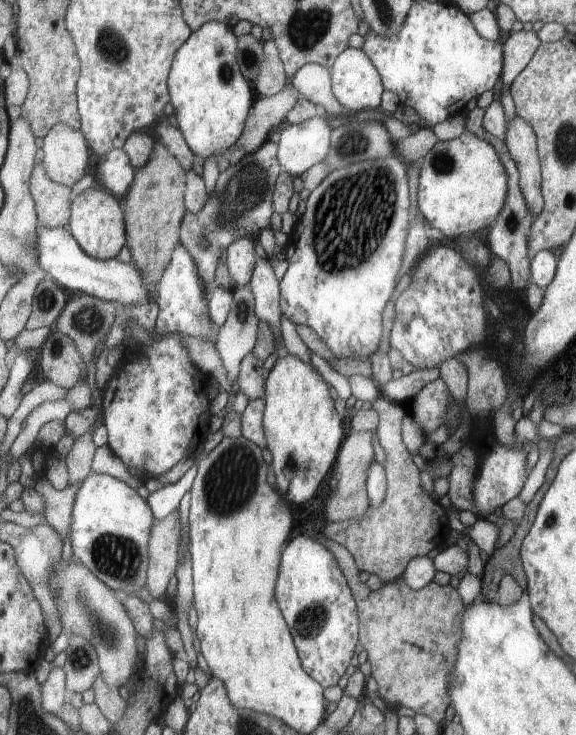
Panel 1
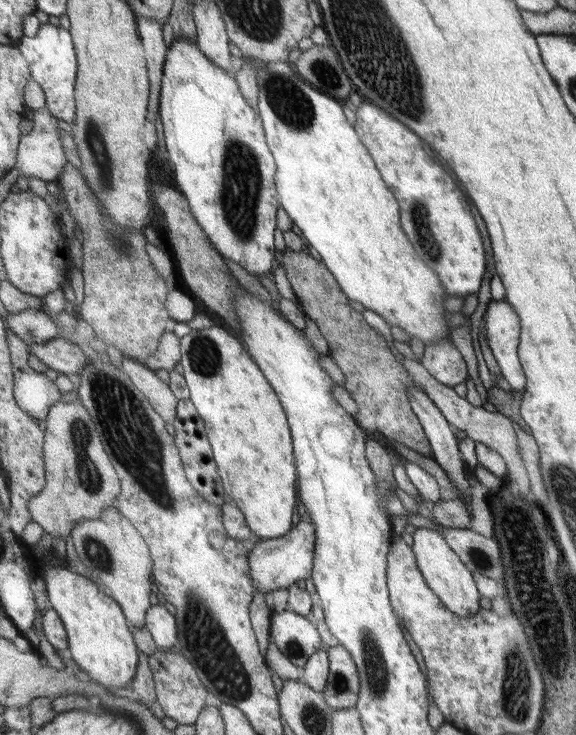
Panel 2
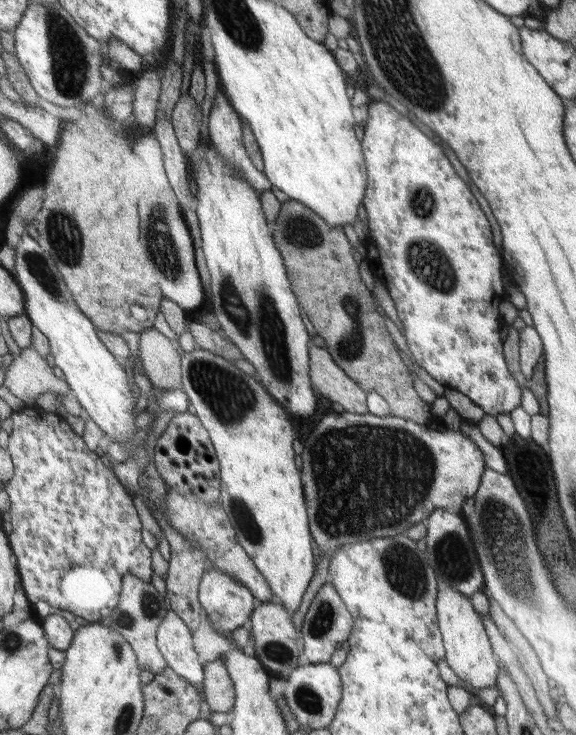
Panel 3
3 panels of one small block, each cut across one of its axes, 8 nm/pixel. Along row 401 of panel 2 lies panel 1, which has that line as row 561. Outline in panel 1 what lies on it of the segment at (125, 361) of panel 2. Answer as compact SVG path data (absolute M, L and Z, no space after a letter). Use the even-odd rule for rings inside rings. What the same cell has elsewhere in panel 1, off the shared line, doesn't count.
M175 508L163 520L153 519L152 529L149 530L145 587L153 599L165 593L170 577L176 572L180 530L178 516Z

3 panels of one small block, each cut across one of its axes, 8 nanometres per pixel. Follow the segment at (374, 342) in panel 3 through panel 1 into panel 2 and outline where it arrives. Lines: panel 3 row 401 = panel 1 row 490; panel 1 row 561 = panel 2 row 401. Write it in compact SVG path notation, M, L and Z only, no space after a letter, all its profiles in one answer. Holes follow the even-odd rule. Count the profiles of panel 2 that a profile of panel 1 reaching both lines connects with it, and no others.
M285 249L279 261L295 294L297 306L316 324L326 340L327 355L343 374L343 388L357 404L357 413L352 415L357 426L368 437L379 432L387 439L393 439L431 458L432 449L427 435L409 406L408 389L413 387L413 380L405 367L391 356L385 338L367 326L359 312L353 312L347 306L345 293L324 263L314 260L305 252L289 249Z

